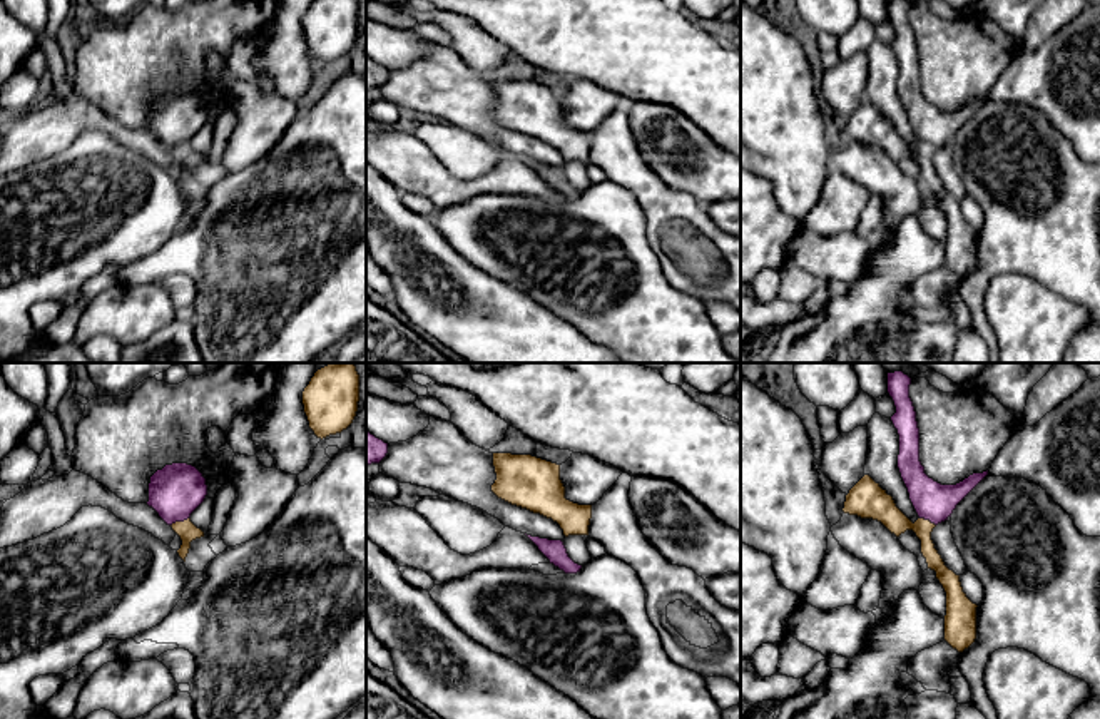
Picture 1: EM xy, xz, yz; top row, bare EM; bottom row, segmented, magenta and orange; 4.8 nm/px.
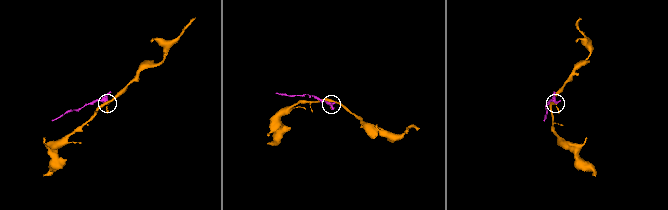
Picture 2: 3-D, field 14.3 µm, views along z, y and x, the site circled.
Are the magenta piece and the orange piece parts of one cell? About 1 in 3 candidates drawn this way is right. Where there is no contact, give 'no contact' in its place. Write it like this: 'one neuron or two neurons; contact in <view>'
two neurons; contact in xy

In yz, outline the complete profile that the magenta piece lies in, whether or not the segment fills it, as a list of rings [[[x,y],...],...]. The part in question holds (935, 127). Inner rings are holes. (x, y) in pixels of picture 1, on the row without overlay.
[[[888,0],[888,18],[896,32],[891,47],[899,60],[898,94],[918,142],[938,150],[951,142],[956,130],[988,100],[988,95],[973,99],[956,110],[941,110],[924,99],[909,10],[908,0]]]

